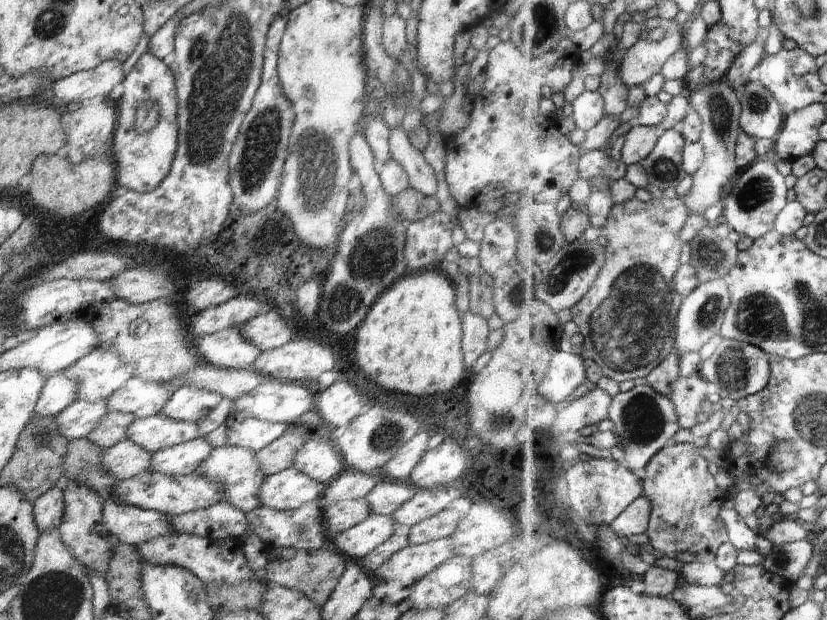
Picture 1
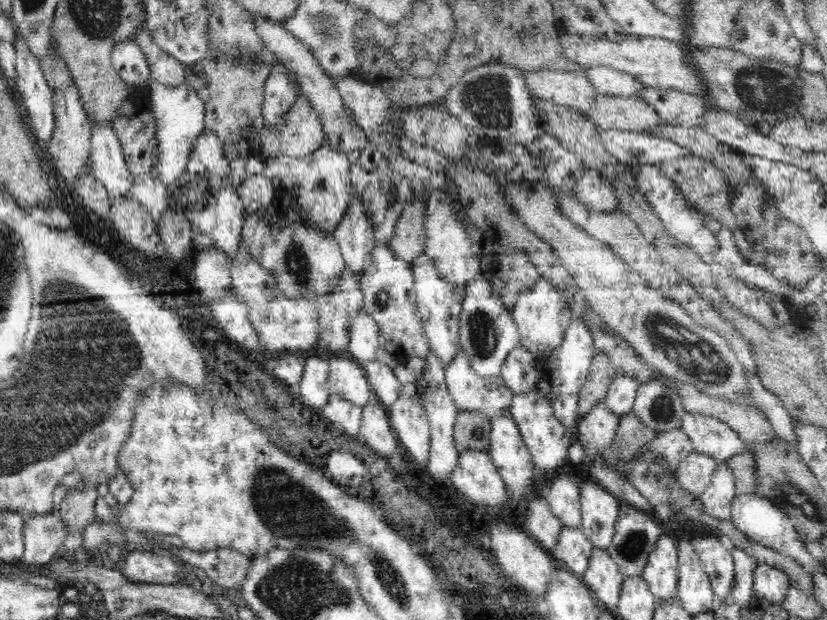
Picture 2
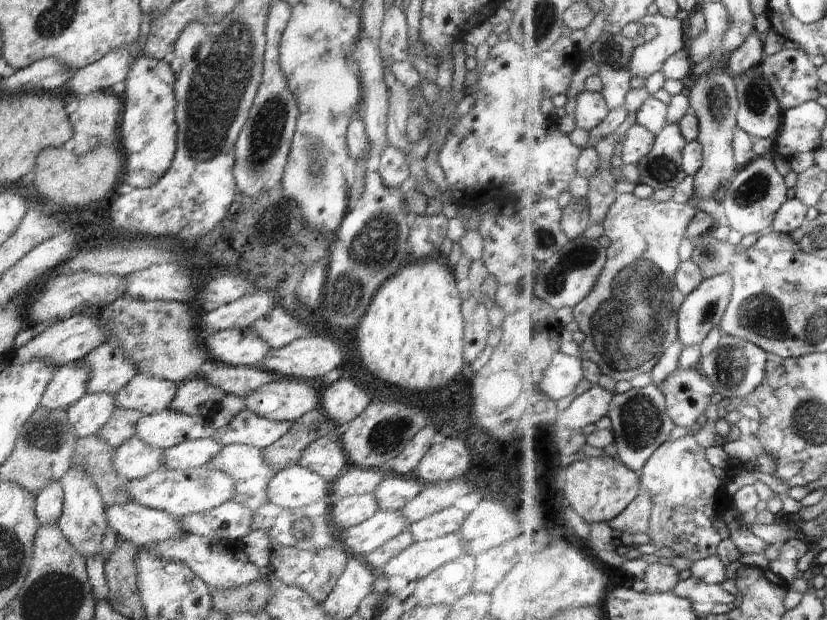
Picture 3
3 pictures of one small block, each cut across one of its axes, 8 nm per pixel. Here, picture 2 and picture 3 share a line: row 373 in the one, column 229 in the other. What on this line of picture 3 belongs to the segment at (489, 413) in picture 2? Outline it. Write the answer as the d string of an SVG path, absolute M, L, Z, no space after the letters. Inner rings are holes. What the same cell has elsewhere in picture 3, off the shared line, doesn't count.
M232 444L210 460L212 469L228 474L235 481L236 495L232 501L256 512L269 503L268 484L276 472L265 462L263 450L251 445Z

